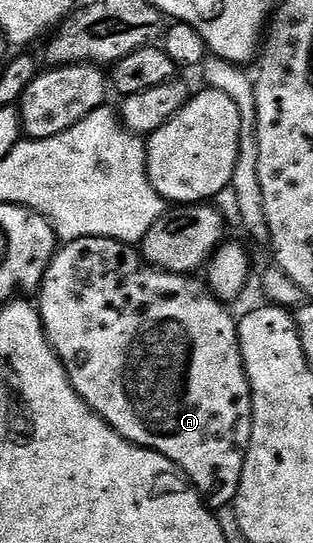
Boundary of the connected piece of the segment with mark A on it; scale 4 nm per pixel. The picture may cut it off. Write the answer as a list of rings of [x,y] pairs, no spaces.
[[[86,237],[66,242],[56,252],[45,271],[43,284],[37,290],[37,308],[43,320],[47,341],[55,348],[55,353],[61,359],[77,395],[81,395],[84,403],[106,425],[116,429],[126,441],[165,455],[165,459],[172,461],[198,489],[200,497],[208,506],[218,511],[234,502],[241,483],[241,471],[251,442],[251,388],[239,350],[239,326],[236,318],[231,318],[231,313],[227,310],[230,308],[220,301],[202,280],[199,282],[194,281],[195,279],[186,273],[166,273],[164,269],[155,268],[143,258],[142,252],[134,244],[104,237]]]

